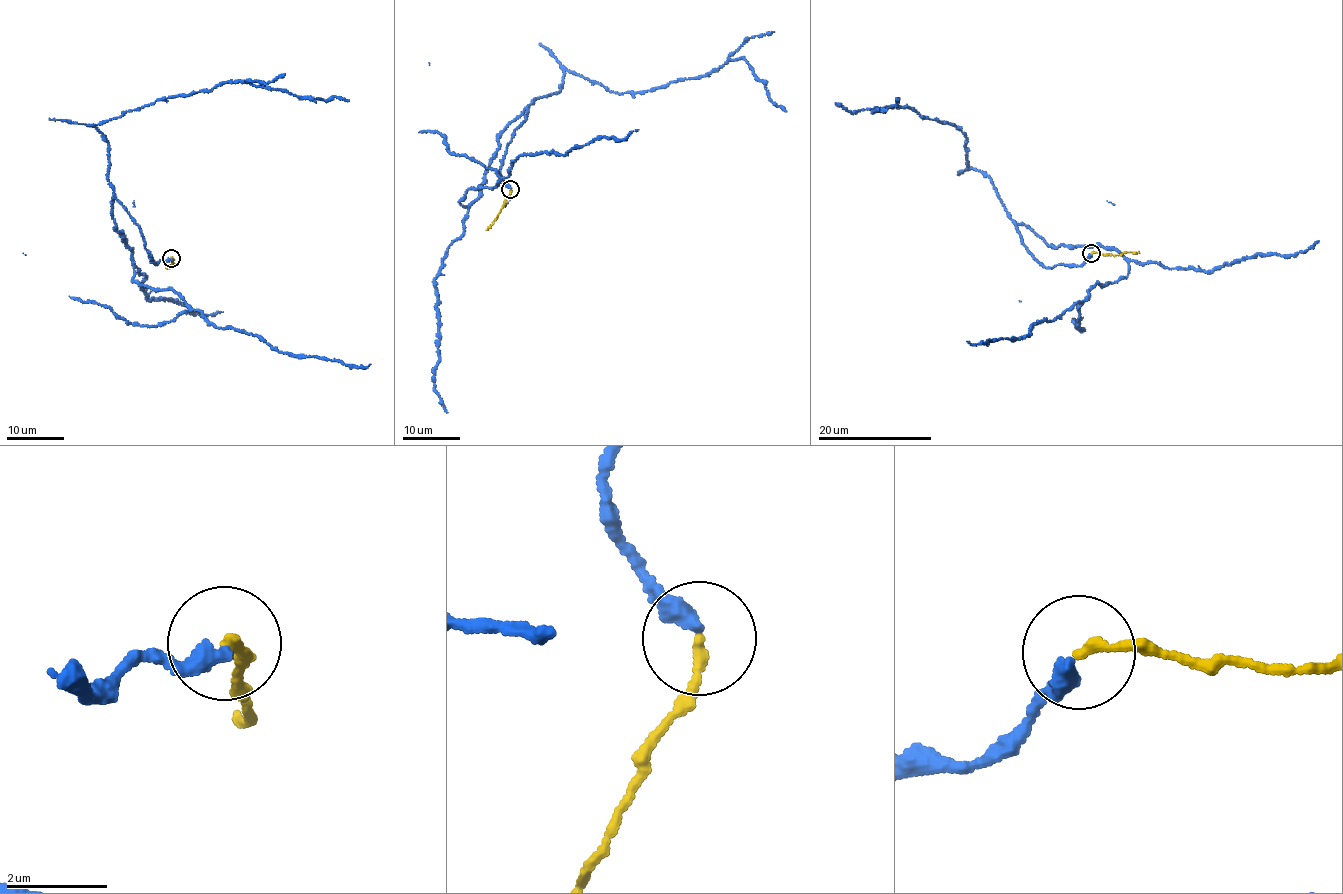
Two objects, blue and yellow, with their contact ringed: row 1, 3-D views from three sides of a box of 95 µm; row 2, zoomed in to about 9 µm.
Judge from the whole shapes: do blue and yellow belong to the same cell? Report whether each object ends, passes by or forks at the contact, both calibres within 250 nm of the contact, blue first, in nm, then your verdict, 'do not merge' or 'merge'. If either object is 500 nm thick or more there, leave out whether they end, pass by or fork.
blue ends there; yellow ends there; 360 nm thick on the blue side, 200 nm on the other; do not merge

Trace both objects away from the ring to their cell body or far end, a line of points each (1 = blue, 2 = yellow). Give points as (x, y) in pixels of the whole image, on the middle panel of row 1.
1: (510, 188), (501, 159), (526, 108), (499, 138), (480, 195), (461, 205), (519, 156), (638, 129)
2: (511, 188), (511, 194), (486, 230)

